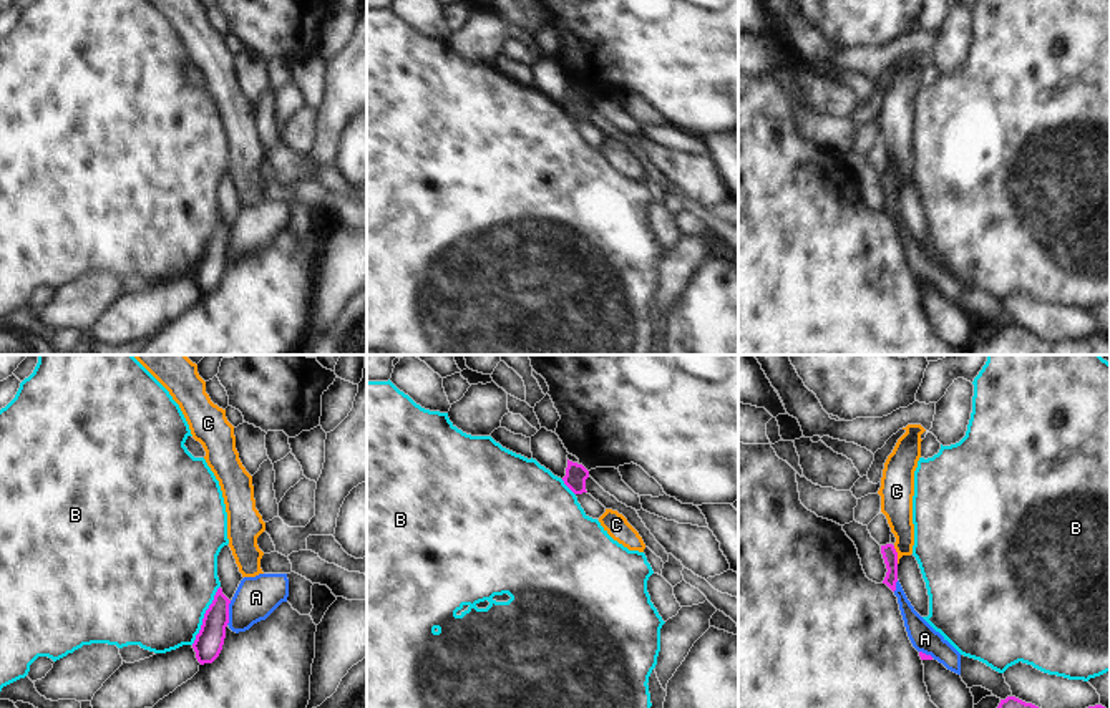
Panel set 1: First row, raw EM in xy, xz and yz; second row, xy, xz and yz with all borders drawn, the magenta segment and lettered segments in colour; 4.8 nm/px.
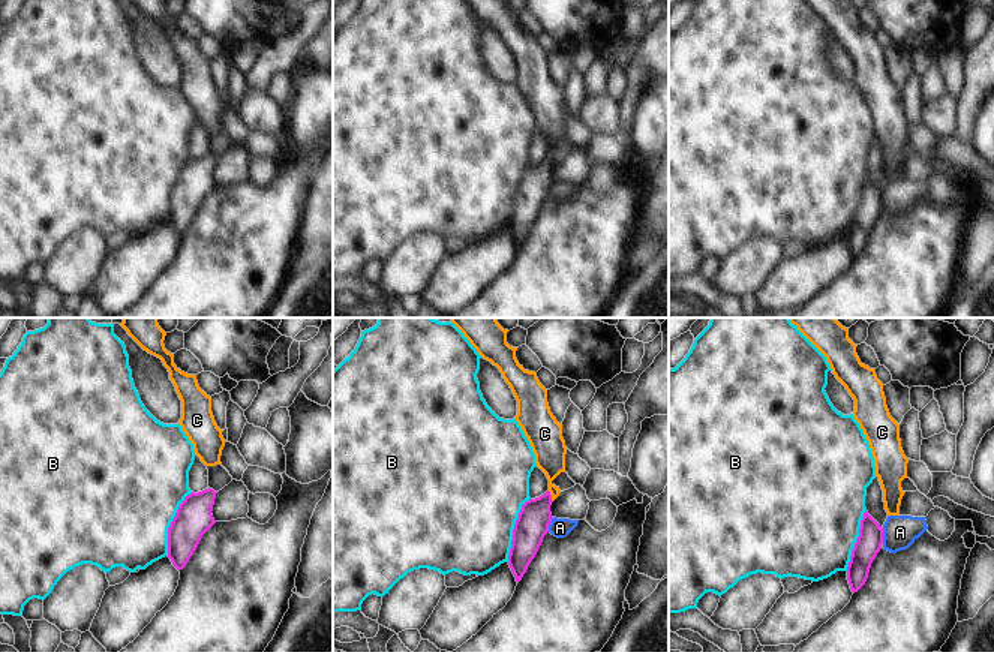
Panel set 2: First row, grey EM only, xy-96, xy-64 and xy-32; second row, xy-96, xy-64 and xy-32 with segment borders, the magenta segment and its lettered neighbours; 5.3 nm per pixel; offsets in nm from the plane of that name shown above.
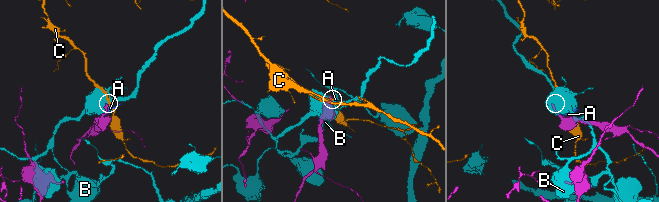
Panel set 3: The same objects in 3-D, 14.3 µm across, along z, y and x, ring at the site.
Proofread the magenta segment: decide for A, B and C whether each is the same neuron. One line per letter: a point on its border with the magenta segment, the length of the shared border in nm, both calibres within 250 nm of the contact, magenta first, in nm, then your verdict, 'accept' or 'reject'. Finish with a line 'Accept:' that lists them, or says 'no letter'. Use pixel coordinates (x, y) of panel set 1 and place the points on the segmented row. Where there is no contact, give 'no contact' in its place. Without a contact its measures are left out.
A: meets magenta in xy at (228, 612); contact 120 nm long; 140 nm thick on the magenta side, 200 nm on the other; reject
B: meets magenta in xy at (204, 615); contact 320 nm long; 140 nm thick on the magenta side, 500 nm on the other; reject
C: meets magenta in yz at (896, 554); contact 90 nm long; 70 nm thick on the magenta side, 160 nm on the other; reject
Accept: no letter

